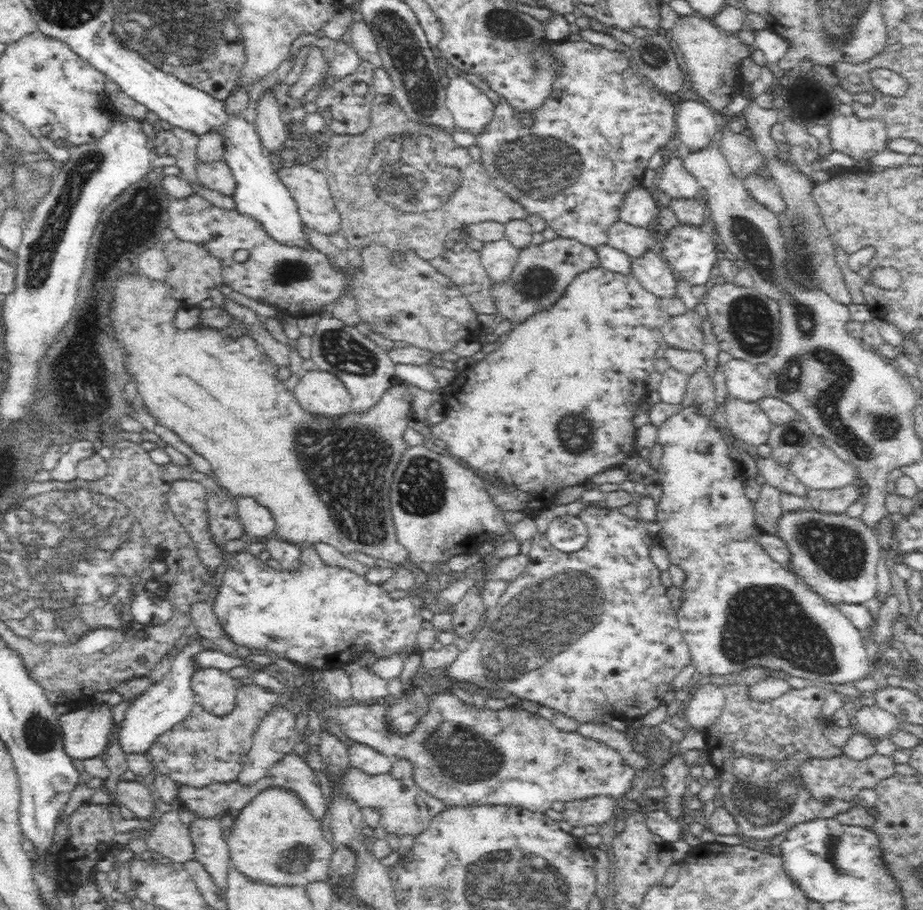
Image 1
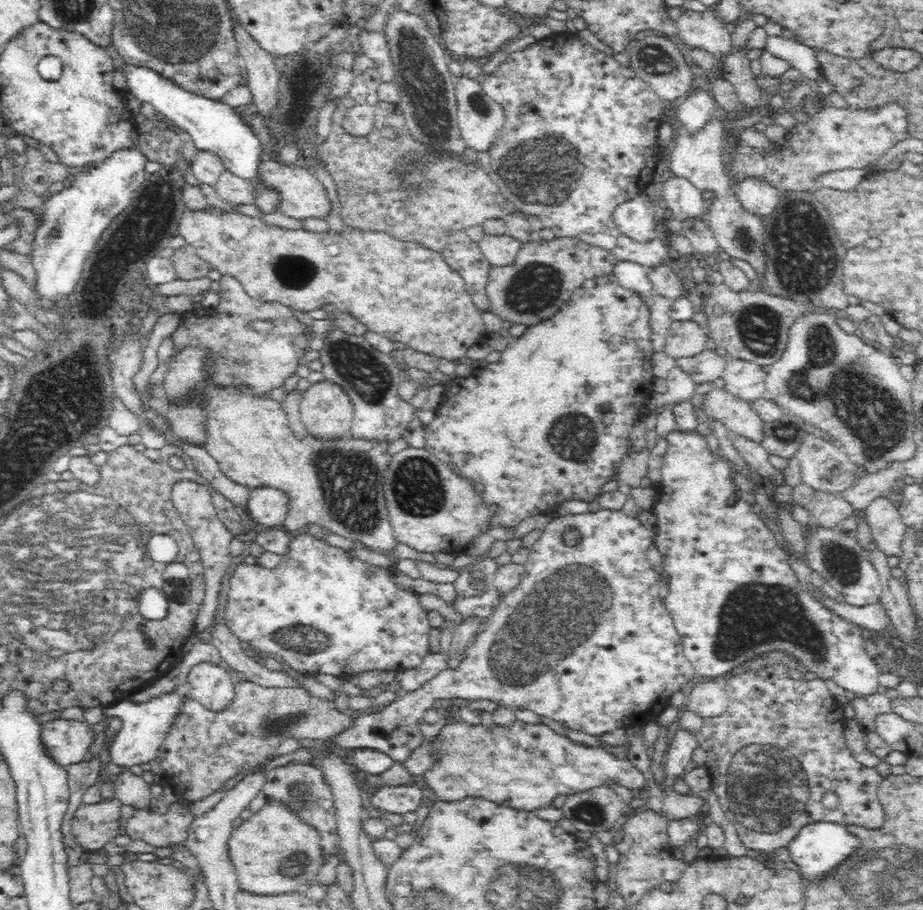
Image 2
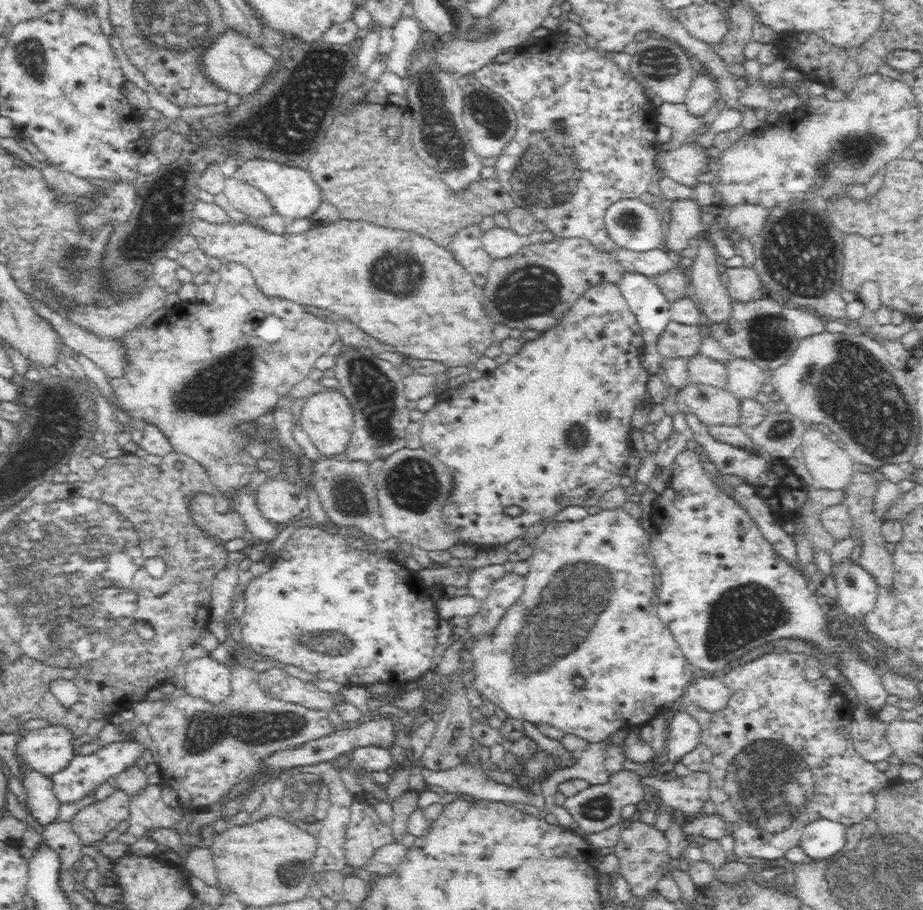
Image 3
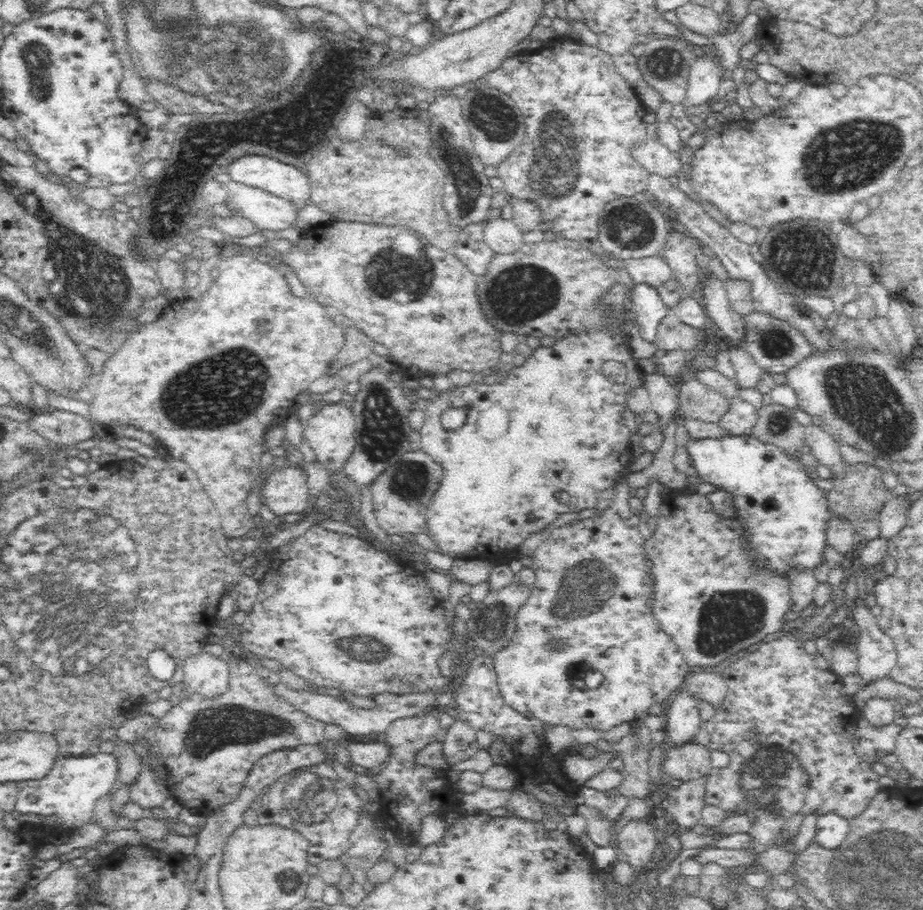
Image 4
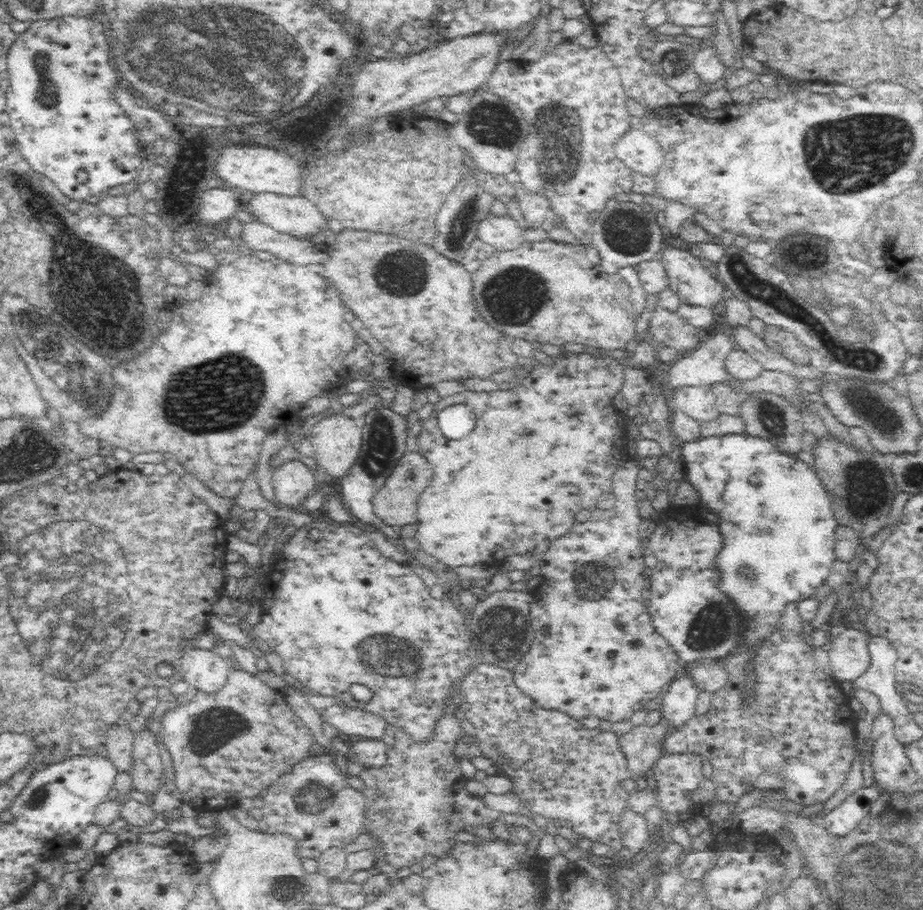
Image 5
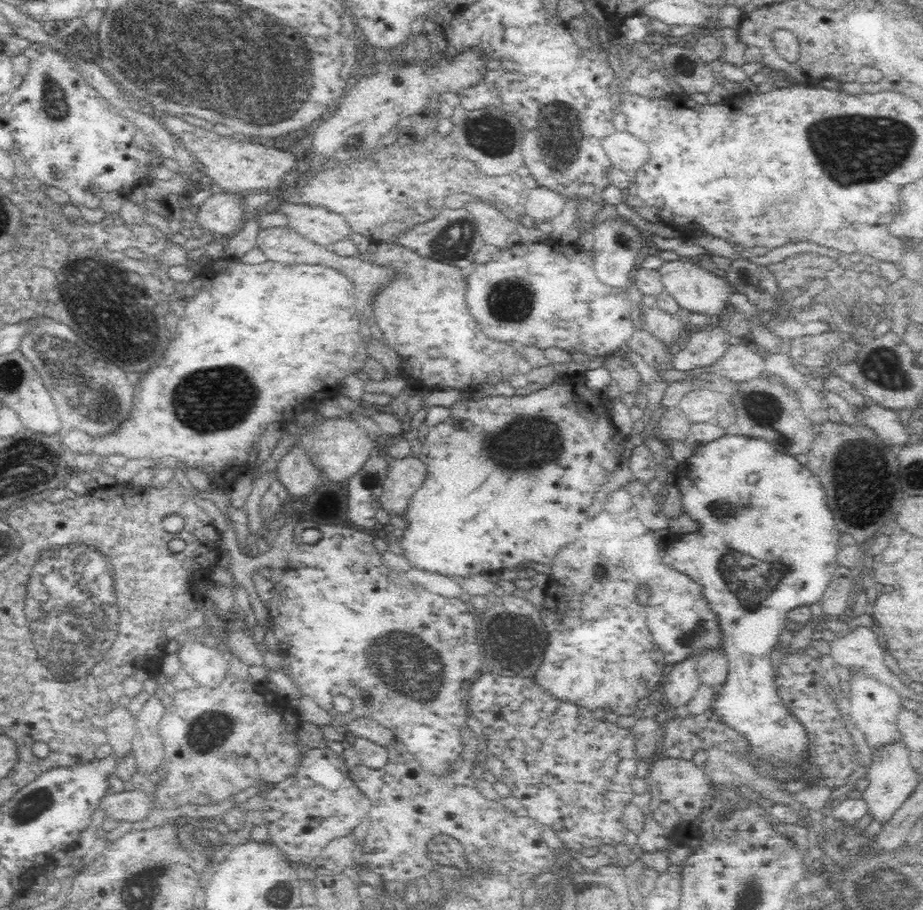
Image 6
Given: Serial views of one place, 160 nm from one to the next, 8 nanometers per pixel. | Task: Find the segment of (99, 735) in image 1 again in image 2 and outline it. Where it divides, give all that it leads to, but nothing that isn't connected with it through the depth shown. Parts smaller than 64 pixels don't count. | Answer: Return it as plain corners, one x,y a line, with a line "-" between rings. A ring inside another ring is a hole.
60,718
42,723
39,737
48,759
64,768
84,761
94,732
90,724

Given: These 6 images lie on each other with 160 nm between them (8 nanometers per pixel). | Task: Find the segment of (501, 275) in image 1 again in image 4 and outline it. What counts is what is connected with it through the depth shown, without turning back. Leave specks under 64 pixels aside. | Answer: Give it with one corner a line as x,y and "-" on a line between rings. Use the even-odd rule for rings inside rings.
494,218
483,222
484,242
496,253
516,253
524,243
522,232
514,220

